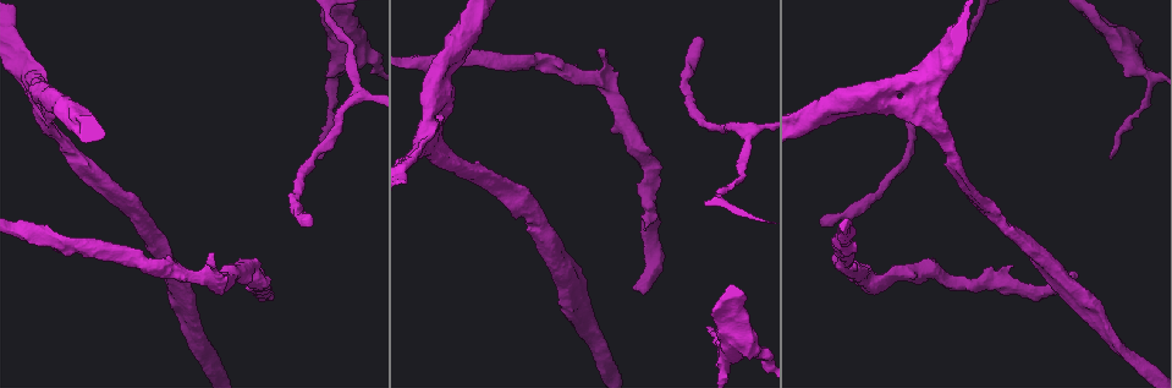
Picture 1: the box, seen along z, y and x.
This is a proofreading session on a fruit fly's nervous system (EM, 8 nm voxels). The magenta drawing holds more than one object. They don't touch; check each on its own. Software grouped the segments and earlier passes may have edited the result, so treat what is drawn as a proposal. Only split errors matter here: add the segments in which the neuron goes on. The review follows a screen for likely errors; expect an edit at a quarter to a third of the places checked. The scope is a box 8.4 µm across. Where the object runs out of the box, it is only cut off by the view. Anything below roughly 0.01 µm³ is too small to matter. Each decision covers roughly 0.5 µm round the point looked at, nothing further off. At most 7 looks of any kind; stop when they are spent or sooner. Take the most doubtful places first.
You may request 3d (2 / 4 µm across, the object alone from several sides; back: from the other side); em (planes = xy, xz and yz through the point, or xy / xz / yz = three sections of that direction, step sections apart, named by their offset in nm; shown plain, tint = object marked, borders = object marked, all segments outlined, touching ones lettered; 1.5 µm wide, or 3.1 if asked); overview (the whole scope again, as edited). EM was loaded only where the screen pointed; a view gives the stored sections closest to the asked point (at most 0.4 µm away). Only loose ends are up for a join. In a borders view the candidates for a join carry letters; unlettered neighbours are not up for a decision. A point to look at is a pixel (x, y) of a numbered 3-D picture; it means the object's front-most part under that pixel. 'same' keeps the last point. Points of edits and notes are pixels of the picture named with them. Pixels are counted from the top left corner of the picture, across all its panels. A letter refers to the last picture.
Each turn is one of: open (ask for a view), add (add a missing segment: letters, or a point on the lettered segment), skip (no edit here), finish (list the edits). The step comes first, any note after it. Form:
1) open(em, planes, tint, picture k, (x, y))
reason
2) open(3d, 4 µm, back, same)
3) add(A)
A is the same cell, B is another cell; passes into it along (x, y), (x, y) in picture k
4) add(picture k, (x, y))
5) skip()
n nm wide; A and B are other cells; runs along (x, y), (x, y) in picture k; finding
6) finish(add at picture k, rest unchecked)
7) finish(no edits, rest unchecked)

open(3d, 4 µm, picture 1, (637, 290))
long arm stops here

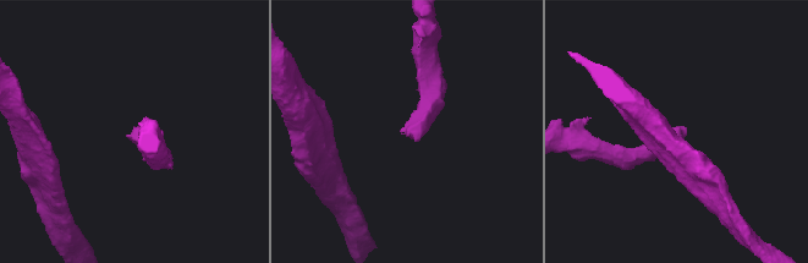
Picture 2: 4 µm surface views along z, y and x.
open(em, yz, step 4, borders, picture 2, (406, 132))
shape alone is not enough

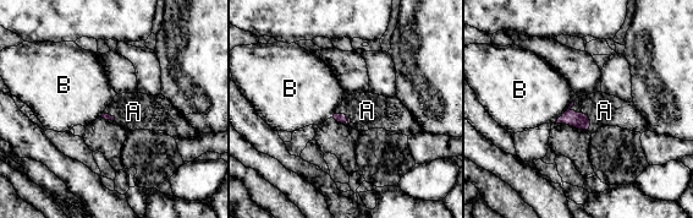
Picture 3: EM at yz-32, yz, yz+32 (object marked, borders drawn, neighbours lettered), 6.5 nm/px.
open(em, planes, borders, same)
another direction

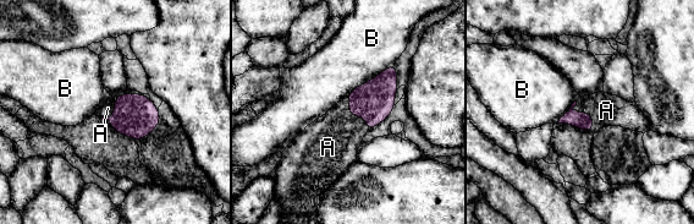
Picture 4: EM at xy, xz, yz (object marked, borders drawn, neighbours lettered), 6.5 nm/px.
add(A)
A is the same cell, B is another cell; passes into it along (584, 121), (587, 113), (606, 110) in picture 4; the neuron continues

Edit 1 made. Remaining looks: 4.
open(overview)
redraw

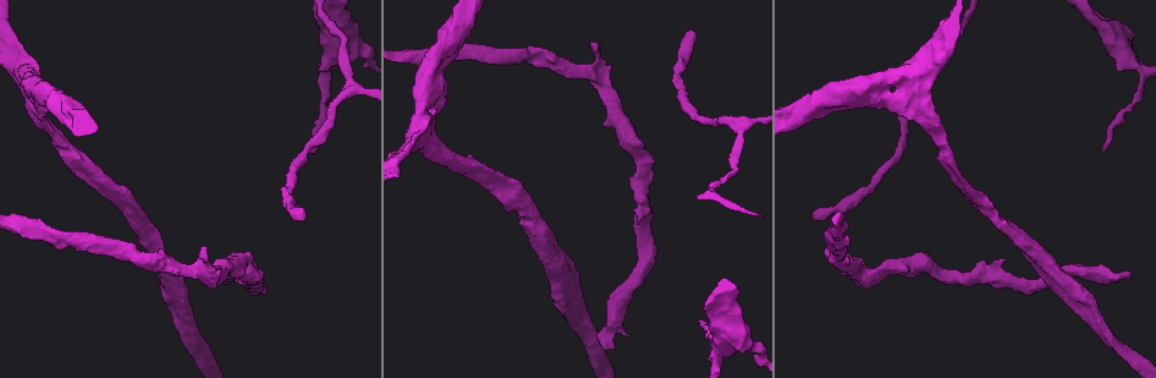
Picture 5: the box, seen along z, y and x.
open(3d, 4 µm, picture 5, (1102, 152))
free end

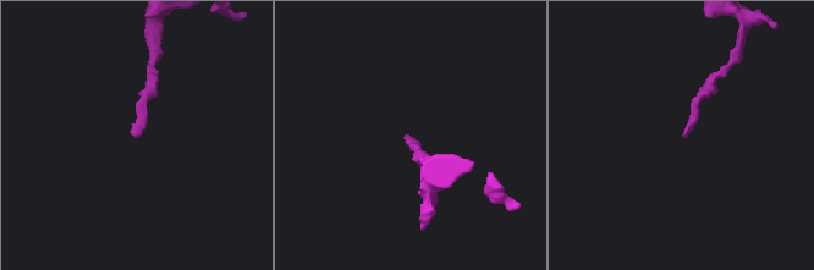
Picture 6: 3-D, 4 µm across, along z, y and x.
open(em, planes, plain, picture 6, (686, 137))
now the EM

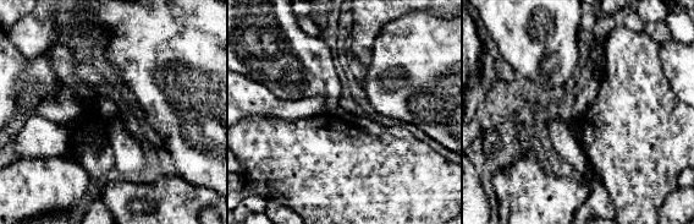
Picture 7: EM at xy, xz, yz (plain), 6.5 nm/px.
open(em, planes, borders, same)

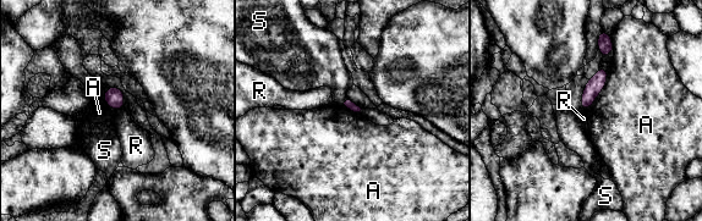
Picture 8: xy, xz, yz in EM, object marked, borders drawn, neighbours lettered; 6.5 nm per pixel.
skip()
A, R and S are other cells; border along (609, 68), (603, 89), (585, 110) in picture 8; none of them fits

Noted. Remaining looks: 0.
finish(add at picture 4, rest unchecked)

